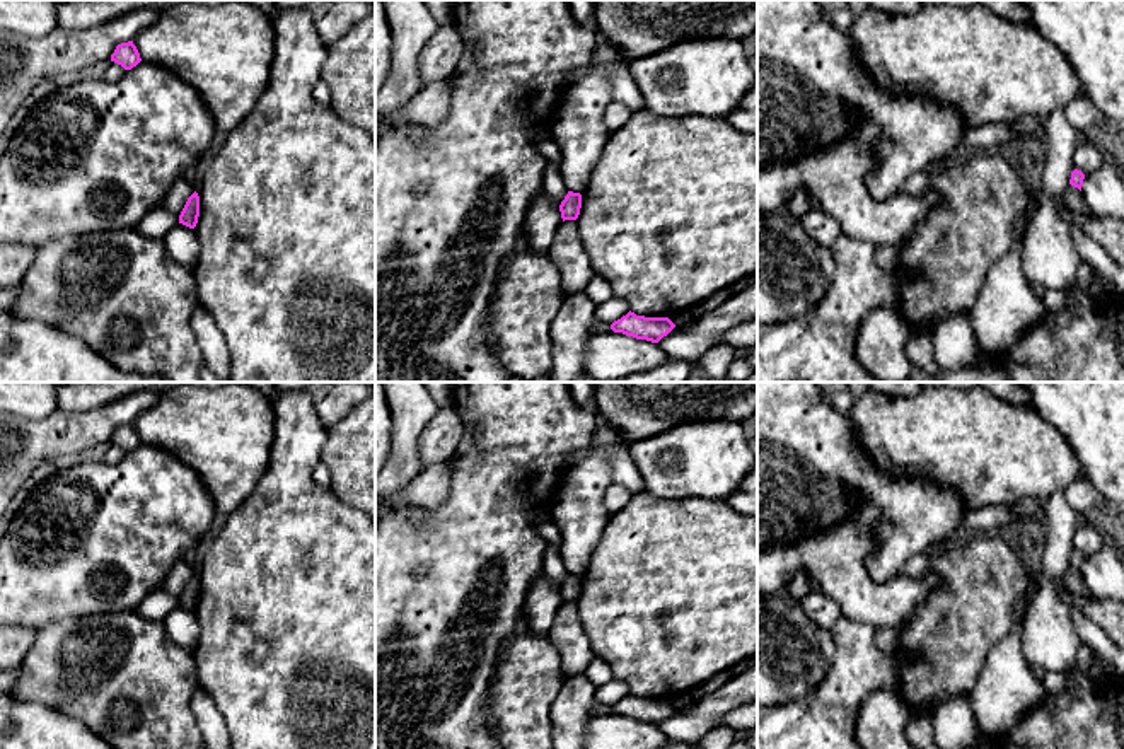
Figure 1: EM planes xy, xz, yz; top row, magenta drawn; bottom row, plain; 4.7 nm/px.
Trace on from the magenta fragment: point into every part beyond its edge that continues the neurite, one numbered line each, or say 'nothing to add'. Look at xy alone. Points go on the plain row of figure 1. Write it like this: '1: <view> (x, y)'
nothing to add

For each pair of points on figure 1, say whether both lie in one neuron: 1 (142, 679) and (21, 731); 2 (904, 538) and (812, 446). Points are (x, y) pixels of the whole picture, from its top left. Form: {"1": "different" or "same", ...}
{"1": "different", "2": "same"}

